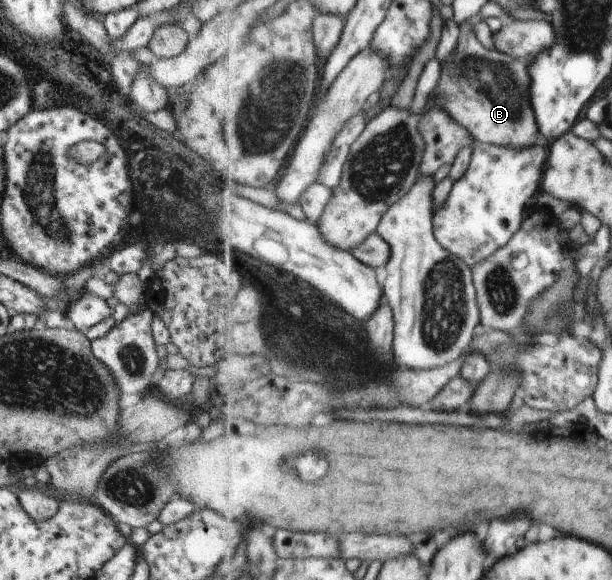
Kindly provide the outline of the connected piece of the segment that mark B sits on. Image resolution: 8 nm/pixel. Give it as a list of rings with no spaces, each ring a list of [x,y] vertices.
[[[472,22],[459,25],[456,59],[452,63],[442,61],[440,89],[428,97],[425,108],[445,108],[454,121],[468,129],[476,143],[530,150],[540,143],[542,135],[532,105],[531,65],[535,57],[513,58],[489,50],[476,39]]]

